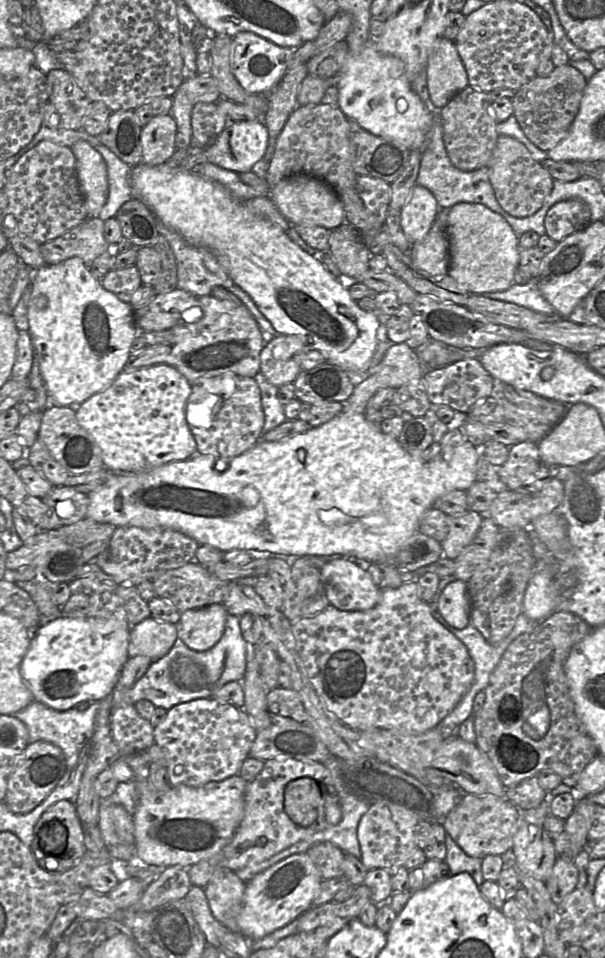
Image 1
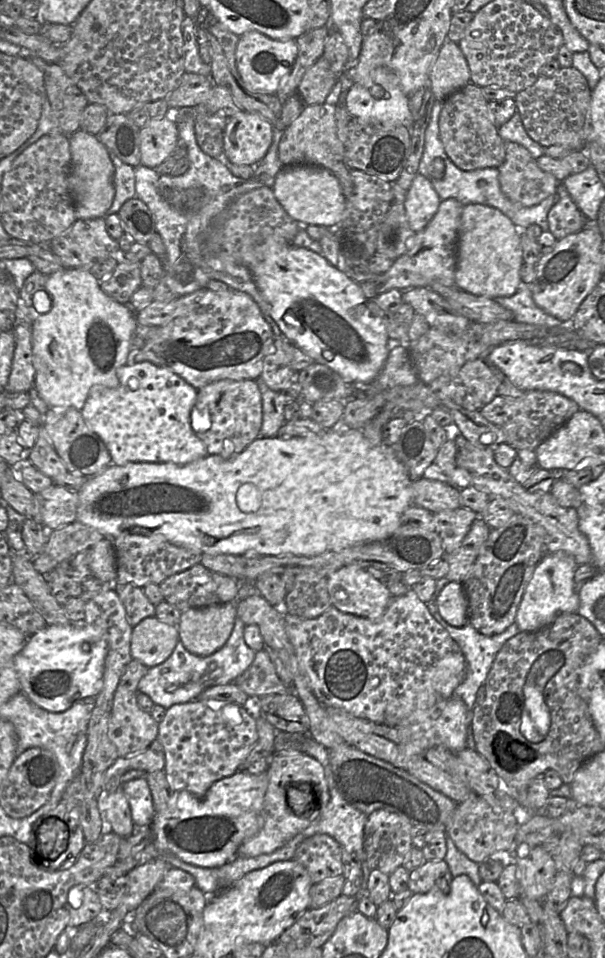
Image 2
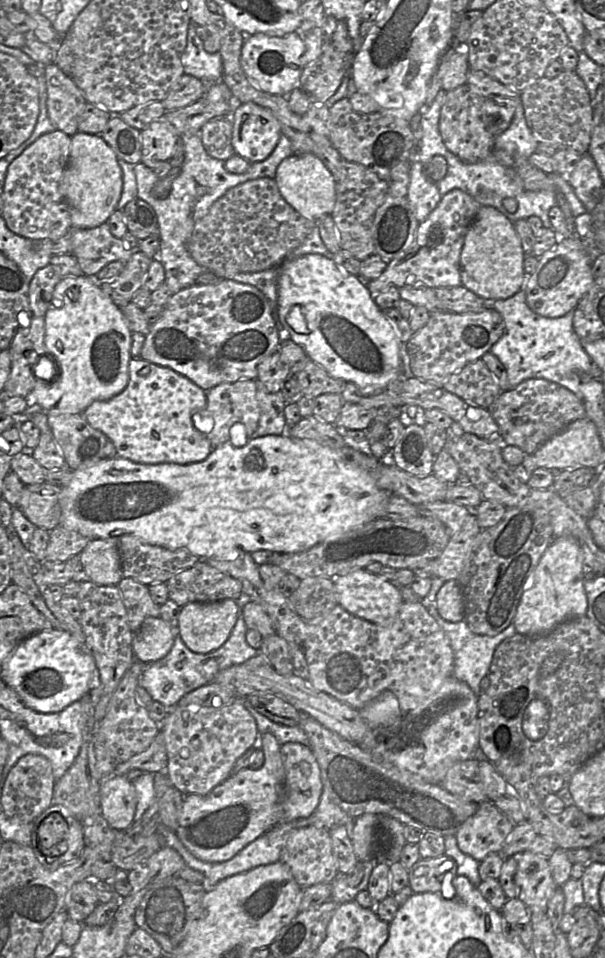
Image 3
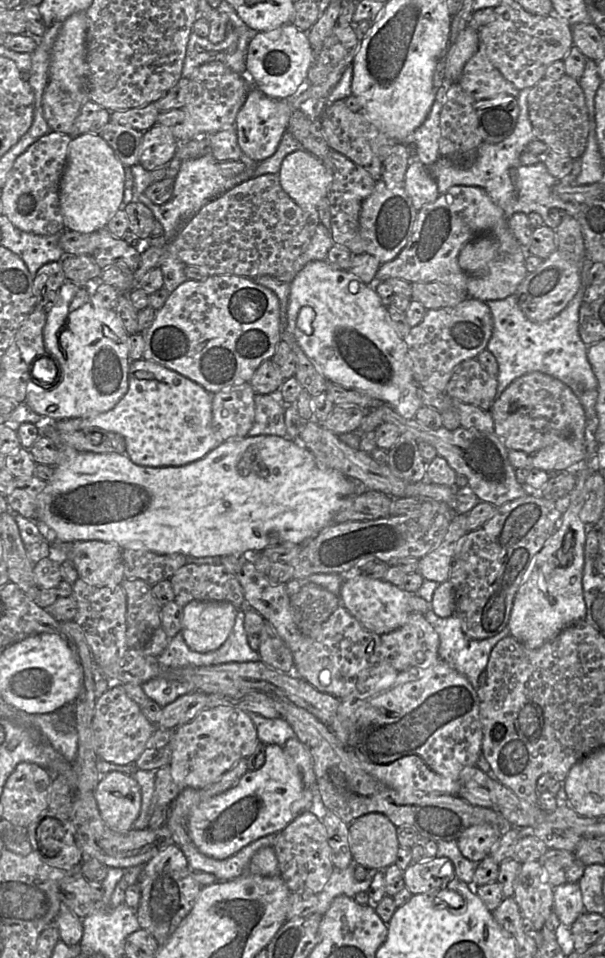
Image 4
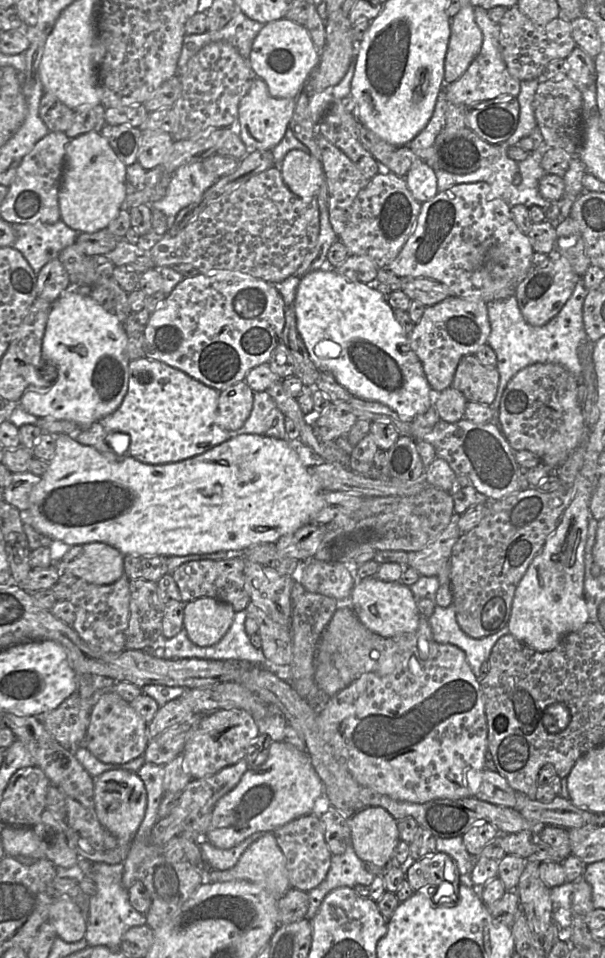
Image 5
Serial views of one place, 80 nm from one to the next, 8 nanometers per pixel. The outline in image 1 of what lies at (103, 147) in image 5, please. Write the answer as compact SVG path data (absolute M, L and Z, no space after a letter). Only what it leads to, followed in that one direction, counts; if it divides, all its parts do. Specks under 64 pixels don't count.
M86 141L71 147L76 159L76 175L89 218L98 217L108 198L107 167L101 154Z

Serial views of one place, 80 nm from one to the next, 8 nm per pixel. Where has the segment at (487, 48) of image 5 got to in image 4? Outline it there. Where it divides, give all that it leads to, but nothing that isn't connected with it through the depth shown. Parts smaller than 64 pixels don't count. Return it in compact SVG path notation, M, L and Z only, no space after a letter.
M482 44L465 65L458 83L476 101L500 95L517 98L520 92L492 64Z

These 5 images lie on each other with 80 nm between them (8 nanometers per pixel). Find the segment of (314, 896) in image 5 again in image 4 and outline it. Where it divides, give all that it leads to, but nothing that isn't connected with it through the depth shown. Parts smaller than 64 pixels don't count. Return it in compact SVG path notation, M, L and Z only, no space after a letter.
M352 857L352 861L345 869L334 870L330 879L321 892L318 893L318 904L316 912L323 915L329 908L332 901L340 895L354 897L360 891L368 891L372 878L367 875L366 879L357 881L354 878L354 870L357 863Z

